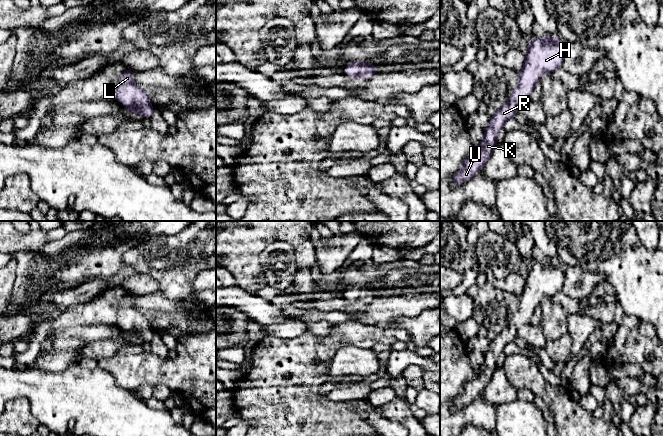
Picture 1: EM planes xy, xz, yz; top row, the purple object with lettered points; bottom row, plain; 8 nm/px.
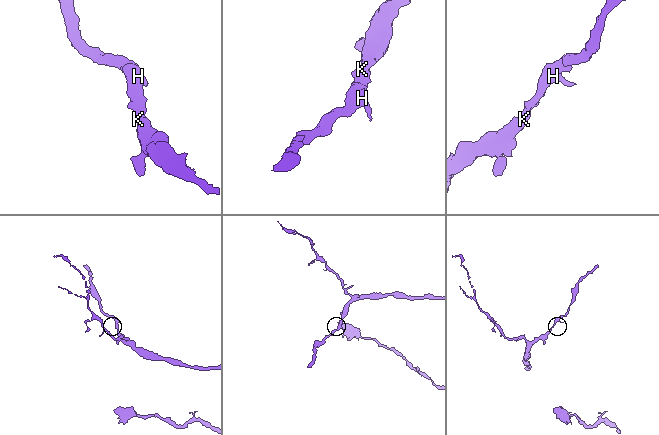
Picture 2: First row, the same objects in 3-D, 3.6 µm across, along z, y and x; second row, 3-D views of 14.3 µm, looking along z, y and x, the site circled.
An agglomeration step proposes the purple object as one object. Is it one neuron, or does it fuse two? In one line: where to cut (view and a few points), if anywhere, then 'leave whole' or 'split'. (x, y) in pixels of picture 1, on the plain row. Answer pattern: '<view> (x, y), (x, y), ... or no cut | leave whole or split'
no cut | leave whole

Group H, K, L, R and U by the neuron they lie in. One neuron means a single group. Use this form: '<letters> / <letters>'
H K L R U

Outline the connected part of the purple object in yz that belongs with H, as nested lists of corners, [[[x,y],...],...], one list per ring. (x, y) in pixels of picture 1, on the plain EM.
[[[547,259],[545,262],[532,261],[516,312],[509,324],[504,327],[490,342],[488,351],[484,354],[482,365],[474,370],[475,378],[463,384],[461,394],[454,398],[451,405],[460,409],[471,403],[489,384],[494,372],[498,369],[497,361],[508,343],[514,342],[518,330],[530,323],[537,306],[545,297],[552,297],[562,292],[565,279],[564,266],[559,261]]]

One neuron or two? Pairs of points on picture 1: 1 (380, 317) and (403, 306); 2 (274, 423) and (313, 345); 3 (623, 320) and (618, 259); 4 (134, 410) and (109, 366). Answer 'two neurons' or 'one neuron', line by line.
1: one neuron
2: one neuron
3: two neurons
4: two neurons

